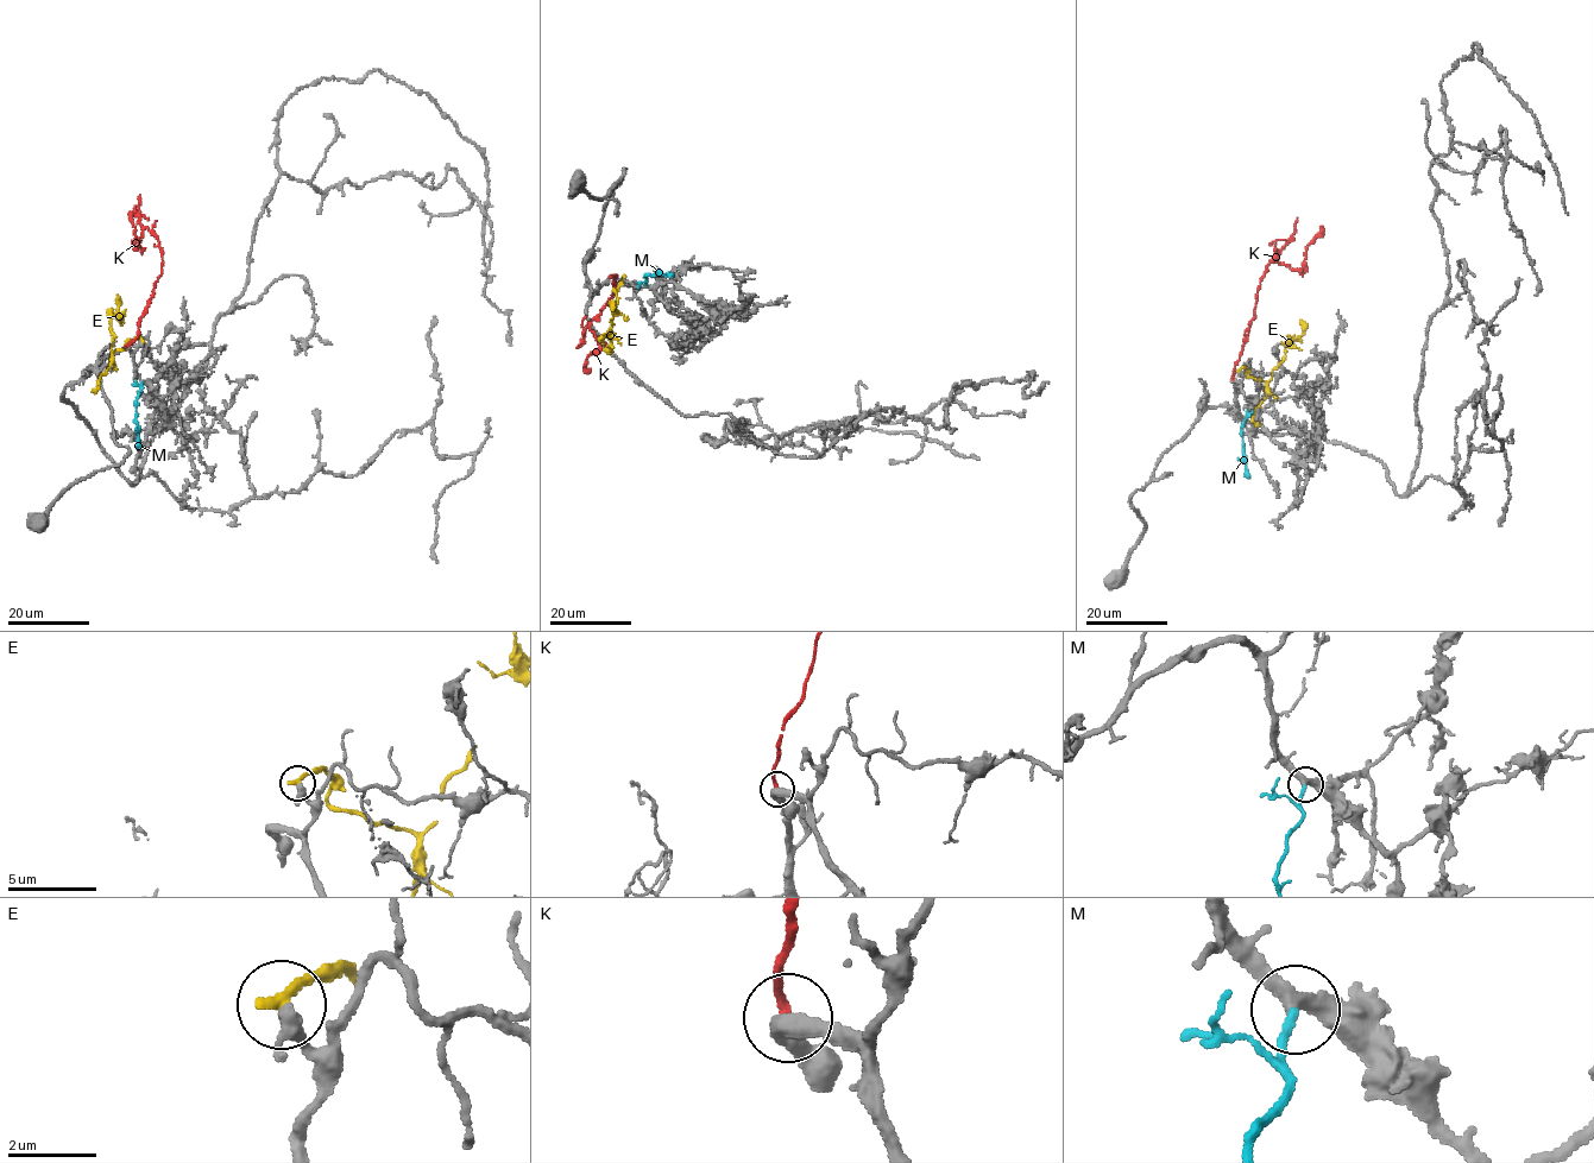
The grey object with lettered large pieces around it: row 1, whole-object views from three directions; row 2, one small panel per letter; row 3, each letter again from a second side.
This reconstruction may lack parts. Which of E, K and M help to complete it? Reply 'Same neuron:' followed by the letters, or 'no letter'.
Same neuron: M

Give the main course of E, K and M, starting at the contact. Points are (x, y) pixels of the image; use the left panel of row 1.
E: (142, 341), (126, 342), (124, 348), (111, 352), (114, 337), (111, 318), (117, 316), (118, 294)
K: (125, 348), (138, 334), (162, 264), (156, 234), (145, 227), (133, 247), (130, 216), (134, 204)
M: (142, 381), (136, 400), (140, 449)

